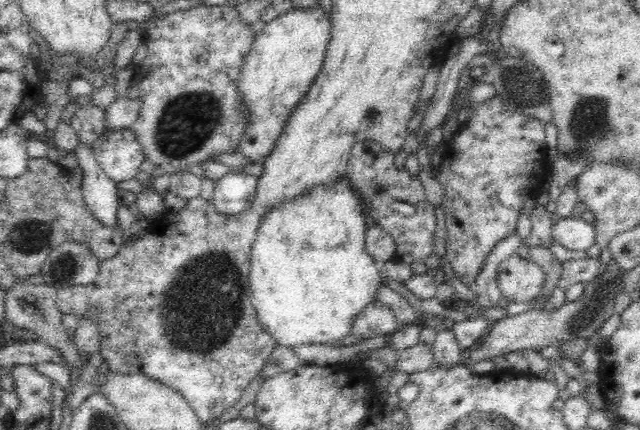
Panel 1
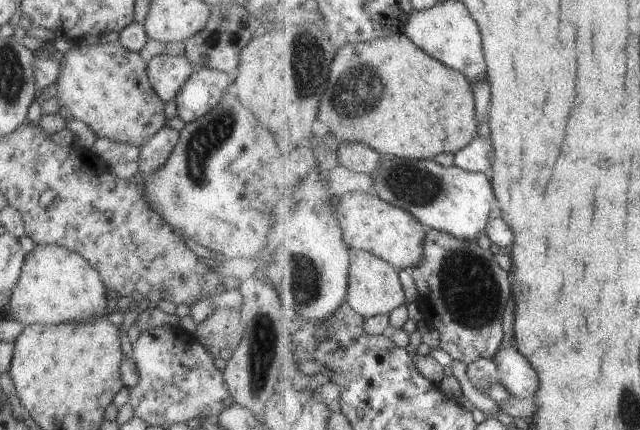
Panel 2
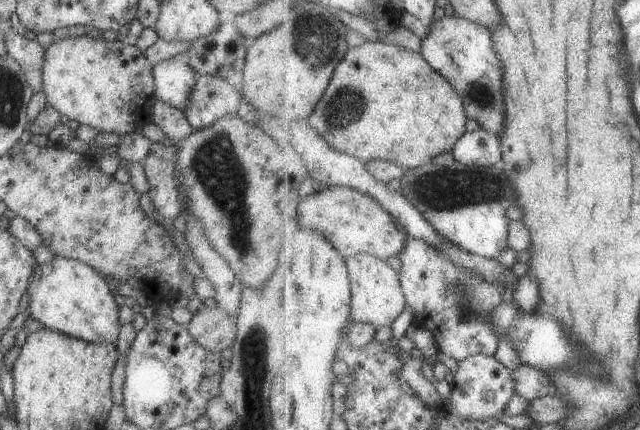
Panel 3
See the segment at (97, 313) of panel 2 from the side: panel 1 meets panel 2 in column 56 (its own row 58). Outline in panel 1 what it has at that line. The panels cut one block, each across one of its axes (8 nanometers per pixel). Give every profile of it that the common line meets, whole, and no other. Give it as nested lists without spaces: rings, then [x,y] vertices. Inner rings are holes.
[[[316,4],[308,8],[290,8],[255,34],[237,80],[239,96],[250,117],[237,152],[246,156],[251,164],[262,164],[270,154],[274,142],[288,125],[290,112],[318,76],[331,39],[331,28],[331,13]]]

